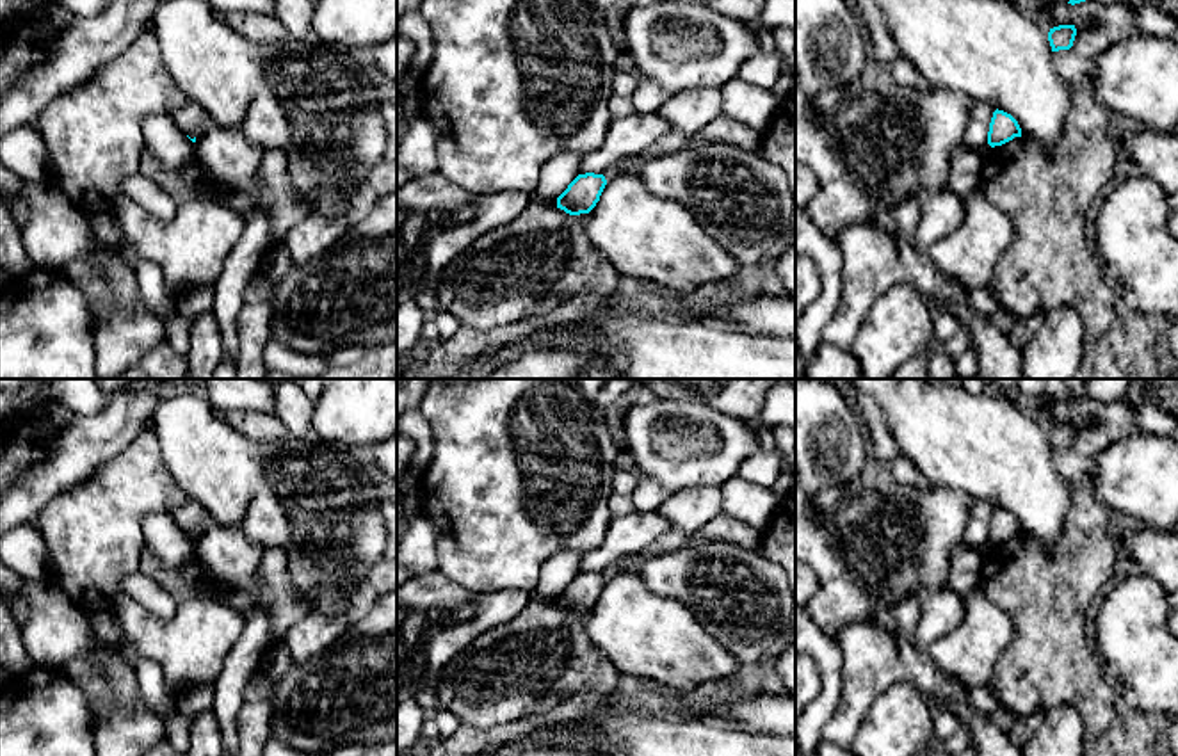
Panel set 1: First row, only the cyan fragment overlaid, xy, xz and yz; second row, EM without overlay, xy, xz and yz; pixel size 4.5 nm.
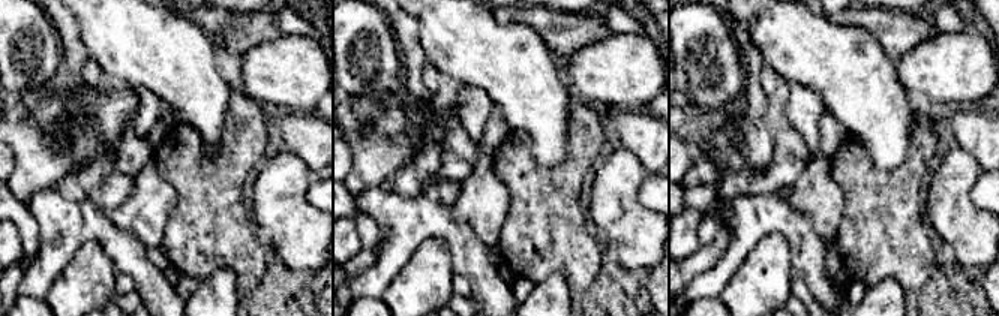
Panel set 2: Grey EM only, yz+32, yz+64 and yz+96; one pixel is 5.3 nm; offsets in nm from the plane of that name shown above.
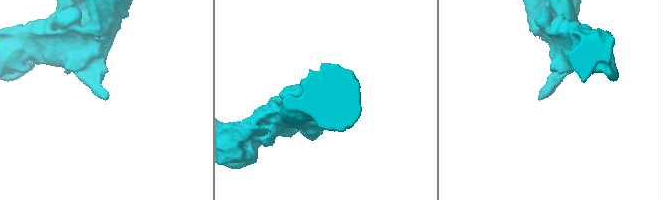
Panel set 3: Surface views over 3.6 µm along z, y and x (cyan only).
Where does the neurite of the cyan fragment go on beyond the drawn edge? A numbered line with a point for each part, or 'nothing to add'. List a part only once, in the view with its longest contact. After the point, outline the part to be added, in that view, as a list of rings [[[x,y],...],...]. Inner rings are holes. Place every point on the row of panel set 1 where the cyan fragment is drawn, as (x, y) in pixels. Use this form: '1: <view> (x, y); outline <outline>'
nothing to add

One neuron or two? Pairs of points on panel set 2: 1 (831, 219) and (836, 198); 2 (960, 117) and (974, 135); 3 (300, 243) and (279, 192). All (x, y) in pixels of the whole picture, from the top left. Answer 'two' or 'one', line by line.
1: one
2: one
3: one

